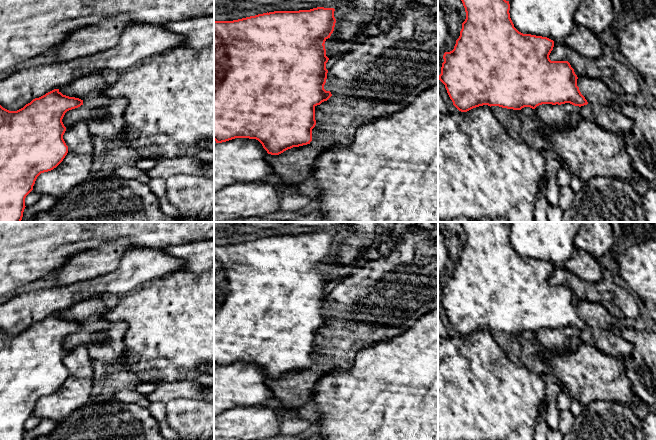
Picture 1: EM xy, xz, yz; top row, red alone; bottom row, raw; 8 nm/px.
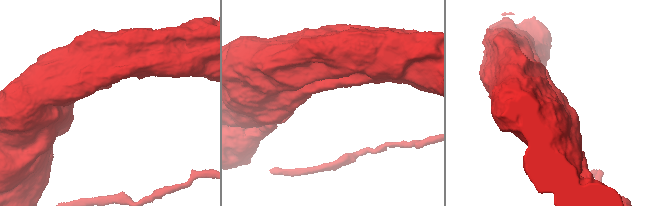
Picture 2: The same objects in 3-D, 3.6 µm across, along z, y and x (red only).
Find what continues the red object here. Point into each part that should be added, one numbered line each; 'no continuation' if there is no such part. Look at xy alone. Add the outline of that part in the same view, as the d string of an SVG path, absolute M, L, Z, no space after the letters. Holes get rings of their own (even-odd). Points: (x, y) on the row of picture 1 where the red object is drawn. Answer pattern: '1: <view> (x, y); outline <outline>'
no continuation

